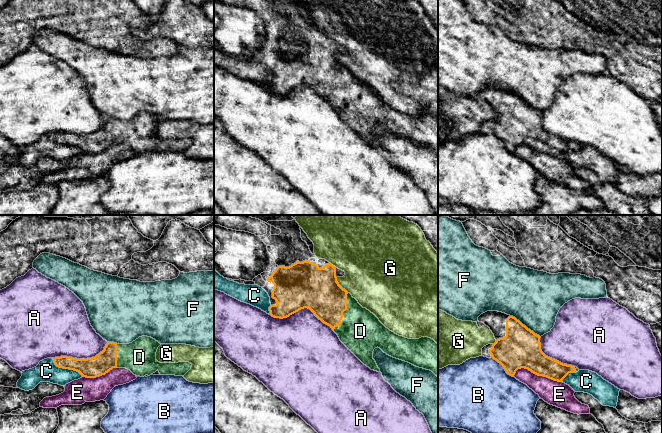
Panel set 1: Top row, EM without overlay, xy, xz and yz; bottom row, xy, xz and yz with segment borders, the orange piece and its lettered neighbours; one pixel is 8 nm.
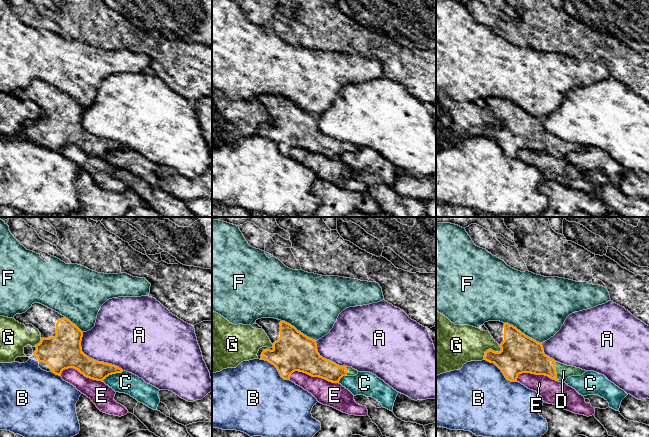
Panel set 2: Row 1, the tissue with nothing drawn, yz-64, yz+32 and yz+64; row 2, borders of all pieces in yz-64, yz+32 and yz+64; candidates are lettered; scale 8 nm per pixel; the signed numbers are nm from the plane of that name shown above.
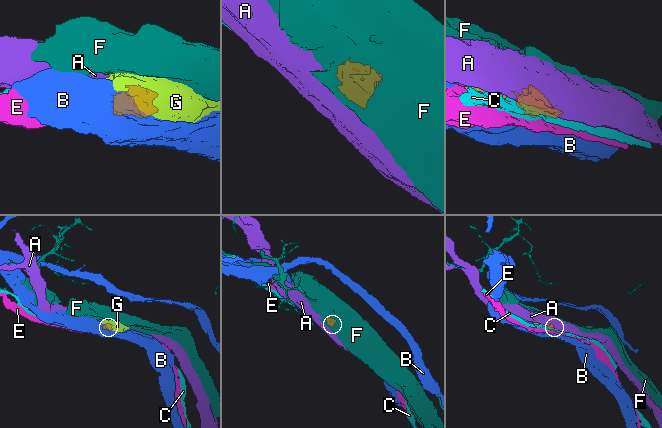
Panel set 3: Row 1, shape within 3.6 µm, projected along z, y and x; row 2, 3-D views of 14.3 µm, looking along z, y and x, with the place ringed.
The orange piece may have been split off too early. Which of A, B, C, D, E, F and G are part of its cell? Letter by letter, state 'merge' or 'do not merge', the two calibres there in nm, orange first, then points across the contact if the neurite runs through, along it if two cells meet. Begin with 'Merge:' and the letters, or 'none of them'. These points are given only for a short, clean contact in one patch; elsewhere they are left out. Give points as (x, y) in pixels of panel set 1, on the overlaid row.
Merge: D
A: do not merge | 360/420 nm
B: do not merge | 320/480 nm | along yz (492, 357), (513, 377)
C: do not merge | 160/180 nm
D: merge | 320/340 nm
E: do not merge | 320/200 nm
F: do not merge | 320/440 nm
G: do not merge | 360/400 nm

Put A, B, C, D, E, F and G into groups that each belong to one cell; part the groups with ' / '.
A / B / C / D / E / F / G

